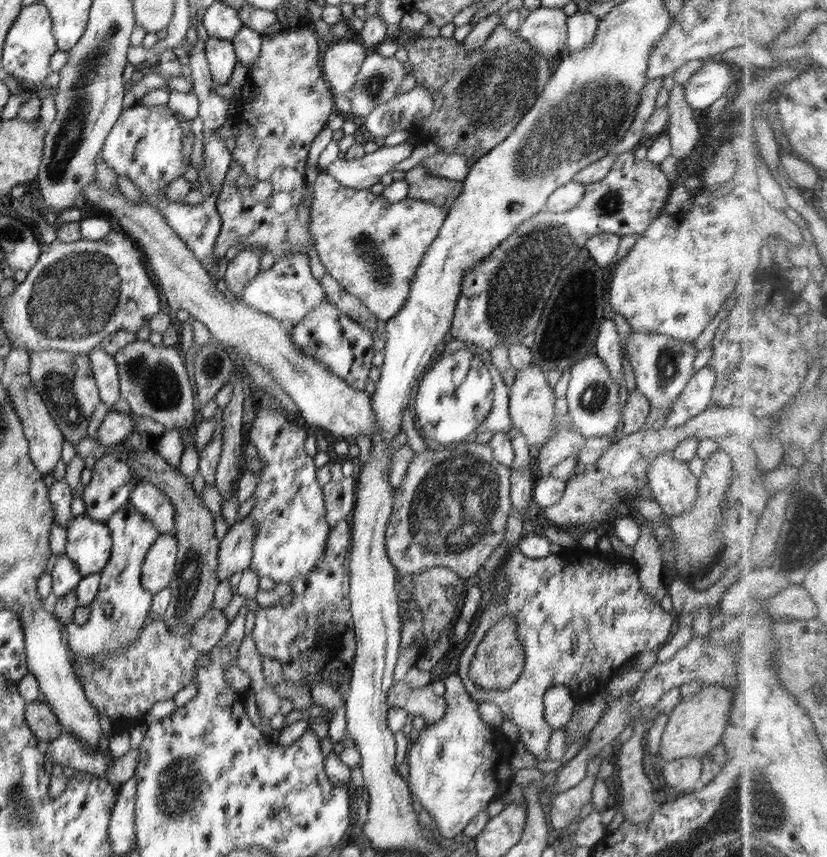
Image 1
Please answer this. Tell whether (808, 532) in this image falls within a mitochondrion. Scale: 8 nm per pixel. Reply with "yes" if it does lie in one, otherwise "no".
yes

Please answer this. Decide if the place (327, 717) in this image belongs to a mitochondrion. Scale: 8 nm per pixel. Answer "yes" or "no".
no

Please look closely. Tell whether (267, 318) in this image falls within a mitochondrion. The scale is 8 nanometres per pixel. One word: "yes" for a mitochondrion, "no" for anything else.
no

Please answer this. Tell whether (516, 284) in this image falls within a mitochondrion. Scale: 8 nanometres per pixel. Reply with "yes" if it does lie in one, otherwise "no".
yes

